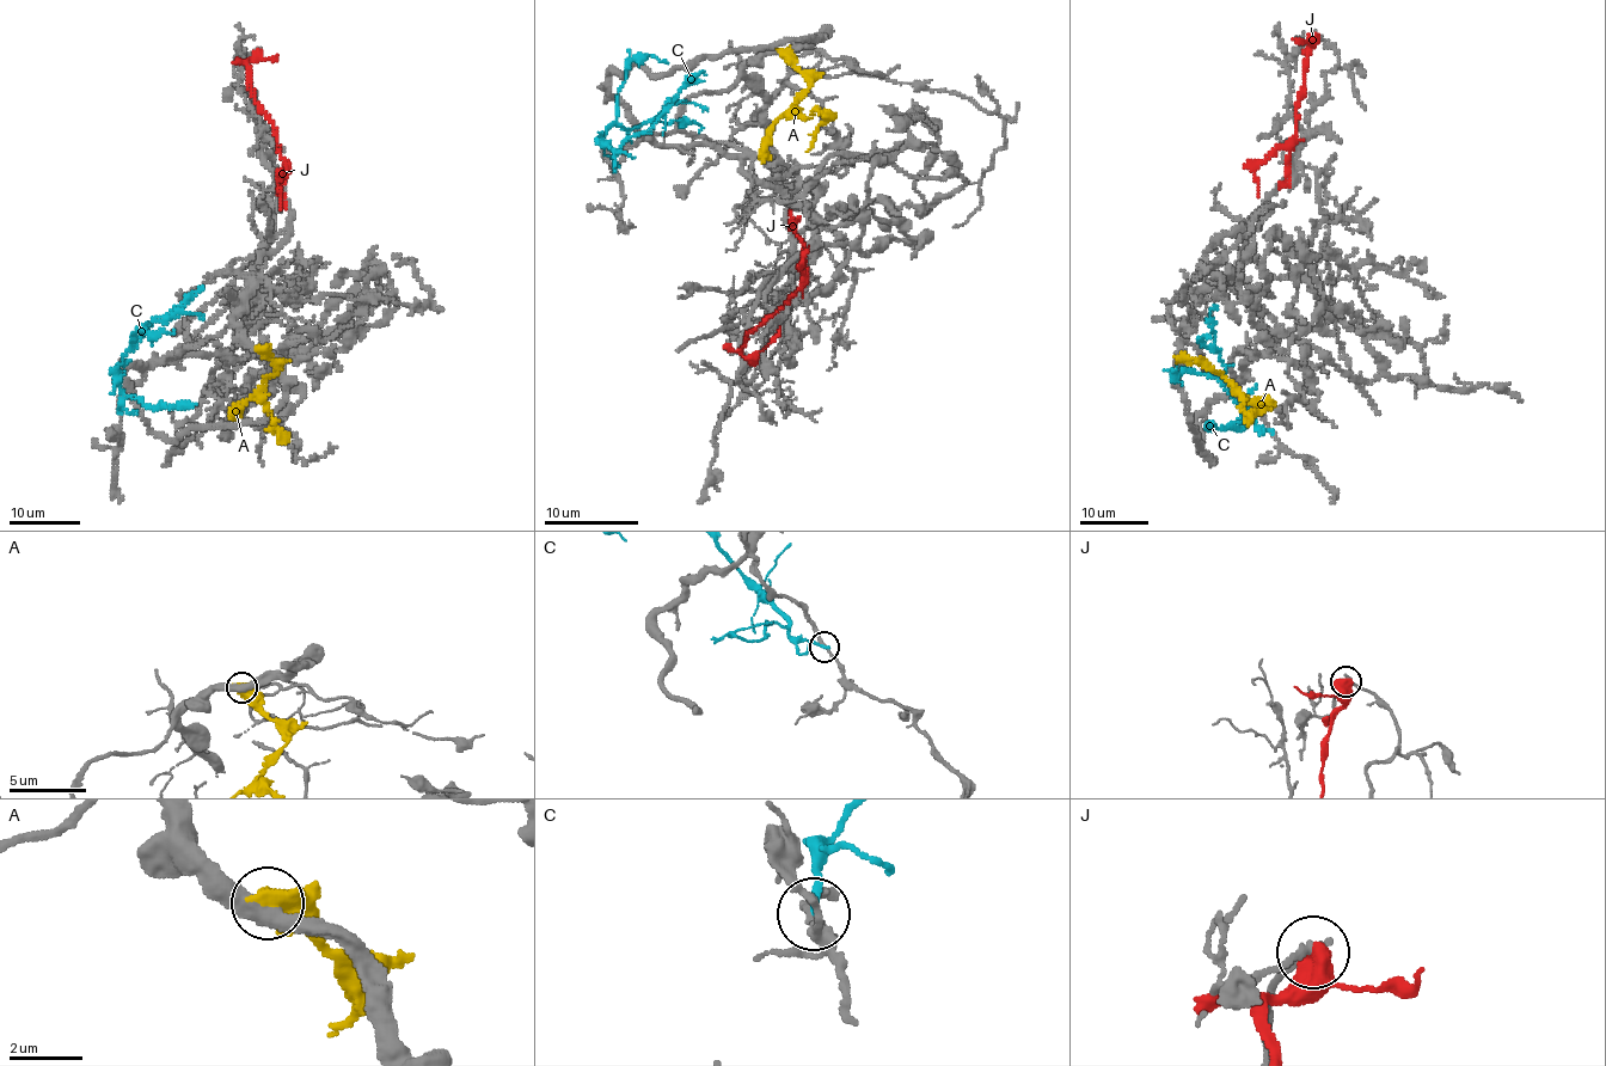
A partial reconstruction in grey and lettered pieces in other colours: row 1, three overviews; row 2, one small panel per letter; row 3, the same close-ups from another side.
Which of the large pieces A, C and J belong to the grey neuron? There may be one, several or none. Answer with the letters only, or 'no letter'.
no letter

